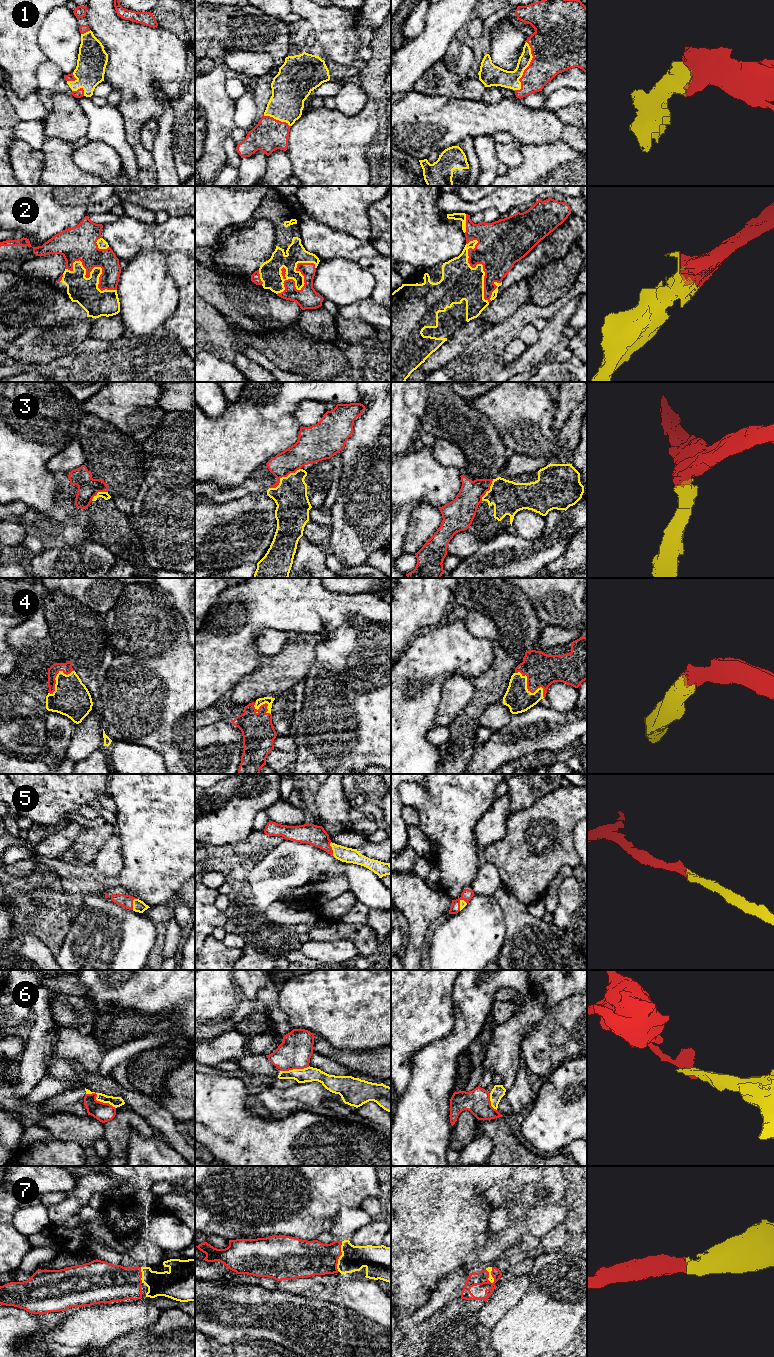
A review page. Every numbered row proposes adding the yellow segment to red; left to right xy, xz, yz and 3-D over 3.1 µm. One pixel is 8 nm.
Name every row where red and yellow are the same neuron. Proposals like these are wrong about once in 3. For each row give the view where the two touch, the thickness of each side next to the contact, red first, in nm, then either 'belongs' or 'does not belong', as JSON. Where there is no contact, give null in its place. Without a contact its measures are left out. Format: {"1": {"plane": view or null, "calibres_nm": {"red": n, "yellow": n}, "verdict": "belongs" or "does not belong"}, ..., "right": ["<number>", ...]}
{"1": {"plane": "yz", "calibres_nm": {"red": 340, "yellow": 140}, "verdict": "belongs"}, "2": {"plane": "yz", "calibres_nm": {"red": 380, "yellow": 300}, "verdict": "belongs"}, "3": {"plane": "xz", "calibres_nm": {"red": 200, "yellow": 260}, "verdict": "does not belong"}, "4": {"plane": "yz", "calibres_nm": {"red": 260, "yellow": 200}, "verdict": "belongs"}, "5": {"plane": "xy", "calibres_nm": {"red": 110, "yellow": 100}, "verdict": "belongs"}, "6": {"plane": "xy", "calibres_nm": {"red": 150, "yellow": 80}, "verdict": "does not belong"}, "7": {"plane": "xz", "calibres_nm": {"red": 280, "yellow": 200}, "verdict": "belongs"}, "right": ["1", "2", "4", "5", "7"]}

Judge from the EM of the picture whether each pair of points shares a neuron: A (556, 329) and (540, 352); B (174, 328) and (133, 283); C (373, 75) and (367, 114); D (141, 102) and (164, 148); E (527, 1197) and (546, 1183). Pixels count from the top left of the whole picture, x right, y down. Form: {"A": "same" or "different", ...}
{"A": "same", "B": "different", "C": "different", "D": "different", "E": "same"}

